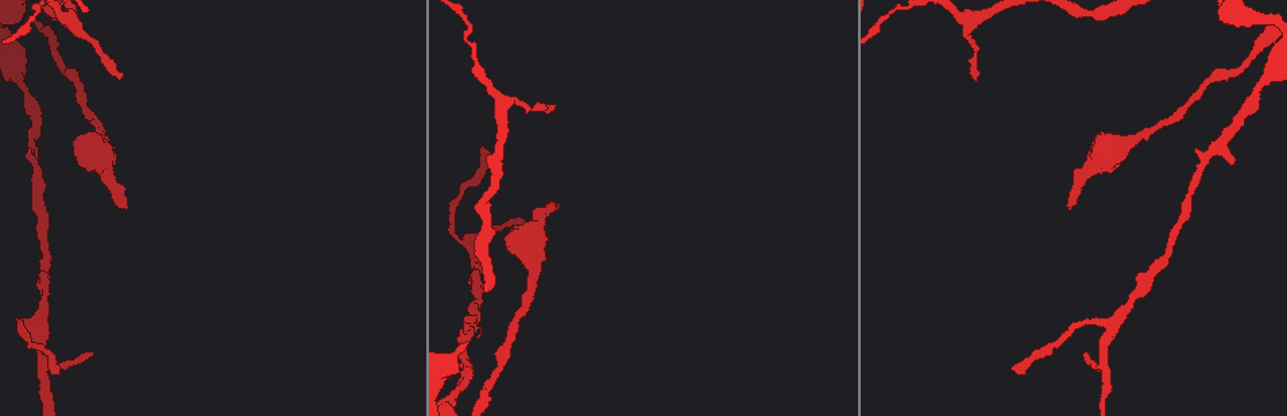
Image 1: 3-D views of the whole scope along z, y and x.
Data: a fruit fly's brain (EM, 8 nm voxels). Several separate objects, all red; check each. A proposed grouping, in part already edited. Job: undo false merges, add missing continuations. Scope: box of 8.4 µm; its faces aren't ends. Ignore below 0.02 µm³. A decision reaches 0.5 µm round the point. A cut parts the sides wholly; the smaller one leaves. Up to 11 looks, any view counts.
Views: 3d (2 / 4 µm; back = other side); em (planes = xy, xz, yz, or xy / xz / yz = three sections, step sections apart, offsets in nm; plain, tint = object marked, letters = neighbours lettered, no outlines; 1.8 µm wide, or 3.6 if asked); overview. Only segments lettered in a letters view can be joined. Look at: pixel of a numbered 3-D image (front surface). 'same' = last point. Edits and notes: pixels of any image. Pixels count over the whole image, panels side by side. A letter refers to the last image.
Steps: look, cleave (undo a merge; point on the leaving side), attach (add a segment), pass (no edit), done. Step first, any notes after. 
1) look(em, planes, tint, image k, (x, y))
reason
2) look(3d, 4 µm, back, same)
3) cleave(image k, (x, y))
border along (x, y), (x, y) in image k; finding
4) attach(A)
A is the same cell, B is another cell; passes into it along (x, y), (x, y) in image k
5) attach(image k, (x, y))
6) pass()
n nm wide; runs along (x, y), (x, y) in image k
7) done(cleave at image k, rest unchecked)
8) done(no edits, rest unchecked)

look(3d, 4 µm, image 1, (468, 243))
three arms meet

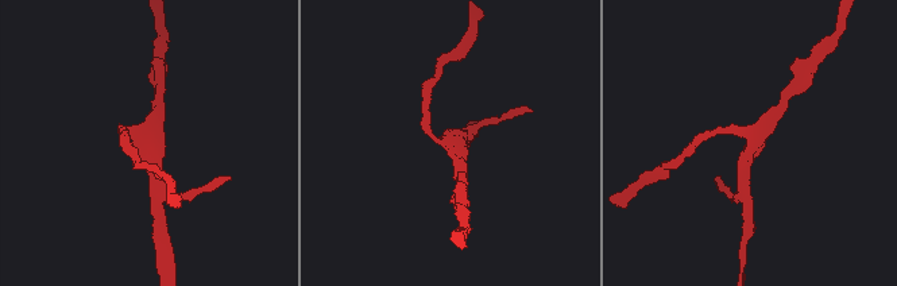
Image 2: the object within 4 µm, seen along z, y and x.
look(em, planes, letters, image 2, (451, 149))
3 arms

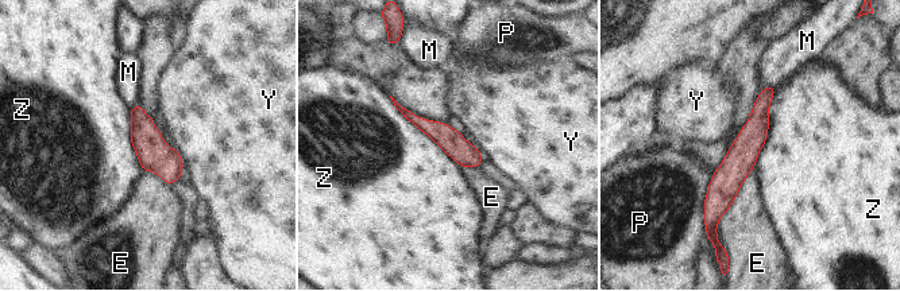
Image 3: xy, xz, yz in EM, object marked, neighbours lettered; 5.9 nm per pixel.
pass()
E, M, P, Y and Z are other cells; runs along (772, 89), (741, 159), (709, 209) in image 3; all the same neuron

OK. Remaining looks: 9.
look(em, xz, step 16, letters, image 1, (1013, 370))
free end

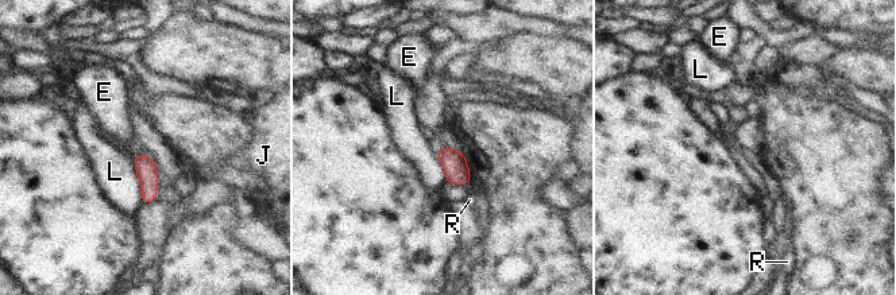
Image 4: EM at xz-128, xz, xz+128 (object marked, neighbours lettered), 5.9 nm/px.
look(em, planes, letters, same)

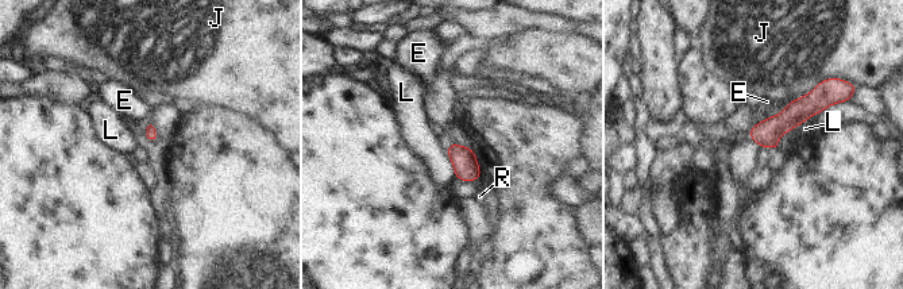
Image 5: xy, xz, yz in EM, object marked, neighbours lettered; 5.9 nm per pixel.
pass()
E, J, L and R are other cells; runs along (824, 100), (765, 134), (752, 134) in image 5; none of them fits

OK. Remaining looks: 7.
look(3d, 2 µm, image 1, (1071, 207))
an open end

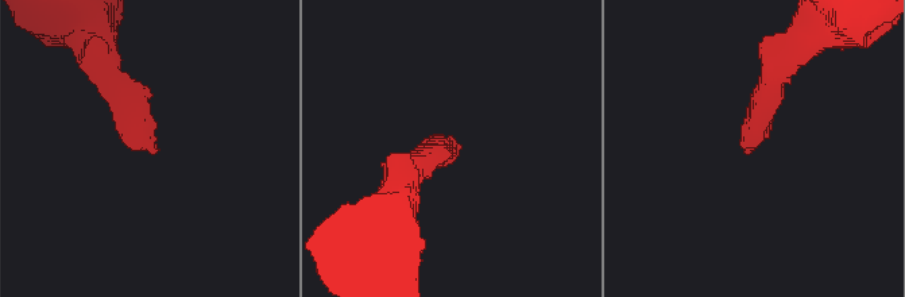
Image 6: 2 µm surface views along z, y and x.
look(em, planes, tint, image 6, (149, 145))

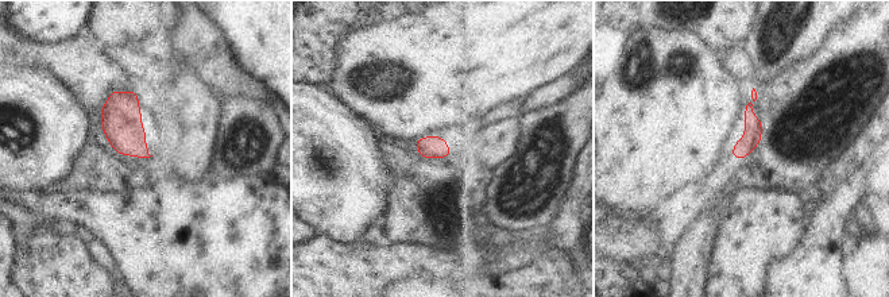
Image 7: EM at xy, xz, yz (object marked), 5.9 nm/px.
look(em, planes, letters, same)
see the neighbours

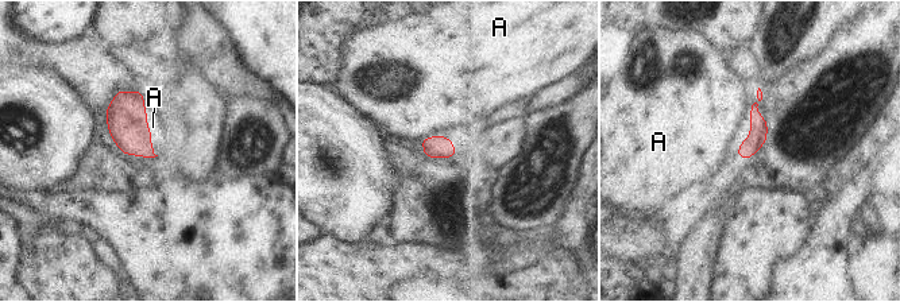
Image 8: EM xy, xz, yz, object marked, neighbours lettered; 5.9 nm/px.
pass()
A touches over 80 nm; A is another cell; no lettered segment goes on from it

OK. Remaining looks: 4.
look(em, 3.6 µm, planes, letters, image 1, (462, 367))
thin end

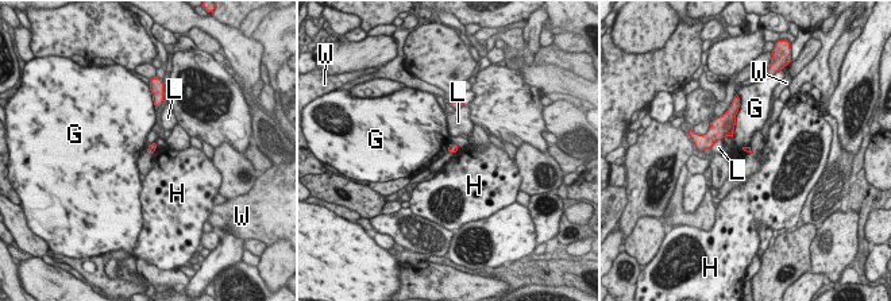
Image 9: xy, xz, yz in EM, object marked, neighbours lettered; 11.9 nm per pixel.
pass()
G, H, L and W are other cells; border along (740, 107), (733, 135), (721, 139) in image 9; no lettered segment goes on from it

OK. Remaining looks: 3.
done(no edits, rest unchecked)

